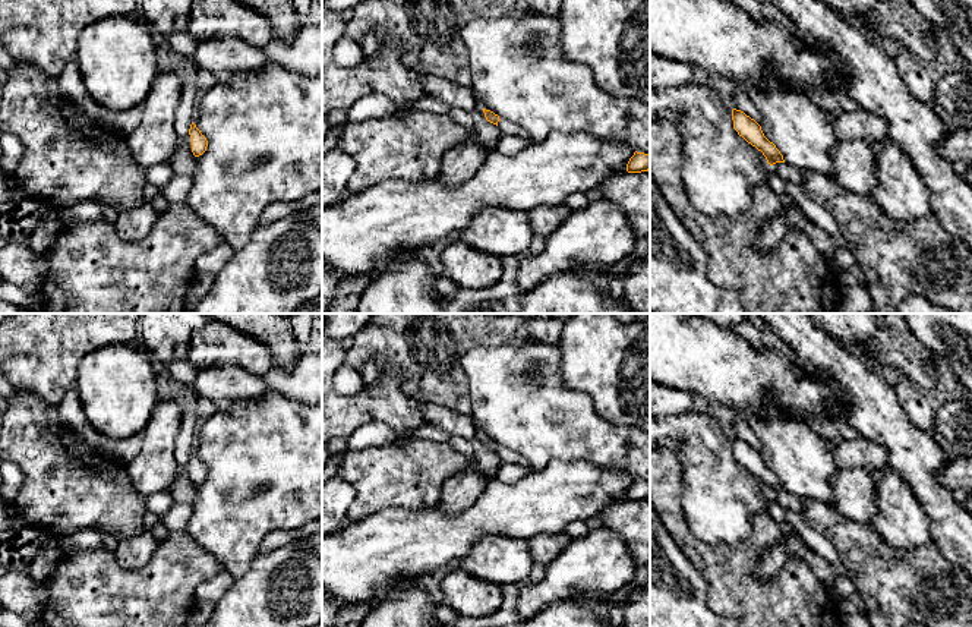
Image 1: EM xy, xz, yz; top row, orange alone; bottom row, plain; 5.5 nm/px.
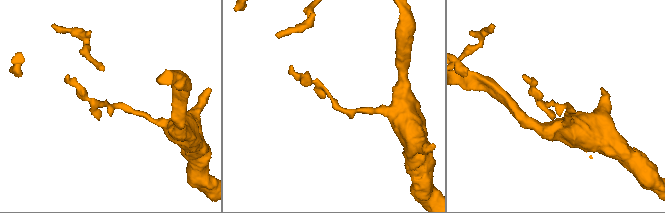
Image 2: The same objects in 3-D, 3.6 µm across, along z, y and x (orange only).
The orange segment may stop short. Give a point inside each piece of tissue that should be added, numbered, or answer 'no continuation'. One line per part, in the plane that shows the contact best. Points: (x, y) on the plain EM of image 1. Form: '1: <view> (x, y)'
no continuation

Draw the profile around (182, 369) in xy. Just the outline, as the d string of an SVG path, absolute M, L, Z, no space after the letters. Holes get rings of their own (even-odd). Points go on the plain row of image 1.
M187 357L173 360L167 363L165 372L176 381L195 387L198 376L196 368L190 363Z

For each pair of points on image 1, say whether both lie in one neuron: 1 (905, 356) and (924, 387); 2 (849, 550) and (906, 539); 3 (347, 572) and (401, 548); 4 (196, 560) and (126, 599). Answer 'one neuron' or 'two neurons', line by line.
1: one neuron
2: two neurons
3: one neuron
4: one neuron

